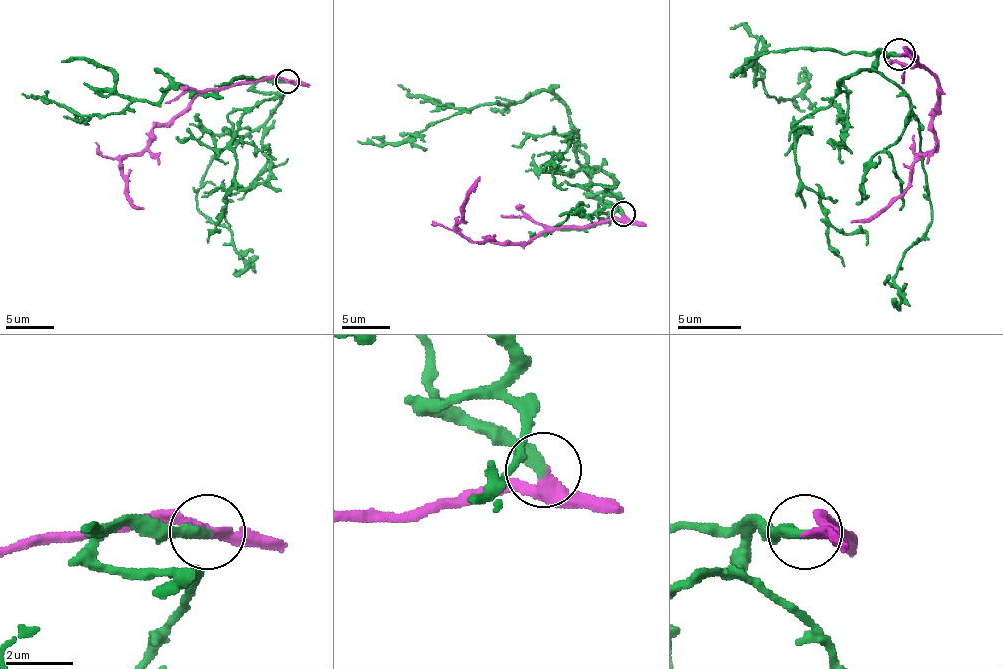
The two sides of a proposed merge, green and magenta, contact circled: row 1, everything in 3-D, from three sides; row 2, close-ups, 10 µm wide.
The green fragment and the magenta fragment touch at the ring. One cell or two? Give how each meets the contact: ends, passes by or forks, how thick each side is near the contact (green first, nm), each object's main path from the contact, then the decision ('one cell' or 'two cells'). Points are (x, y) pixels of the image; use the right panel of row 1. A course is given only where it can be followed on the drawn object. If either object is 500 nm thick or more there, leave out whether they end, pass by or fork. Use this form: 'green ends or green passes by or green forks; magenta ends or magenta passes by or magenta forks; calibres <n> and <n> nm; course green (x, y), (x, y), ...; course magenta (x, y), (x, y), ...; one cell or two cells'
green ends; magenta passes by; calibres 420 and 280 nm; course green (900, 53), (767, 50), (739, 69), (751, 63), (754, 82), (773, 98), (792, 98), (805, 85), (802, 72); course magenta (900, 53), (916, 57), (938, 85), (935, 148), (916, 161), (913, 180), (881, 208), (849, 221); one cell

